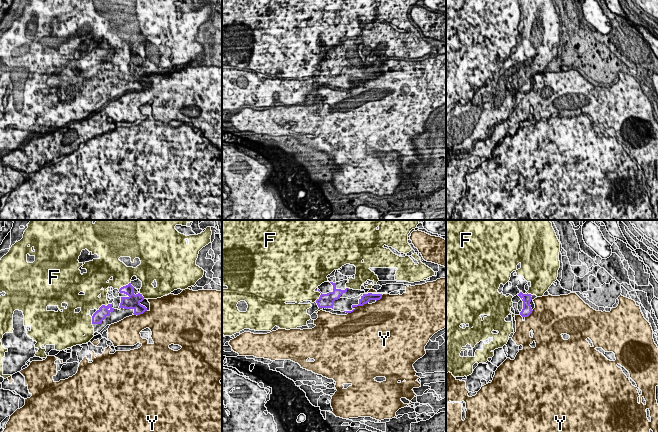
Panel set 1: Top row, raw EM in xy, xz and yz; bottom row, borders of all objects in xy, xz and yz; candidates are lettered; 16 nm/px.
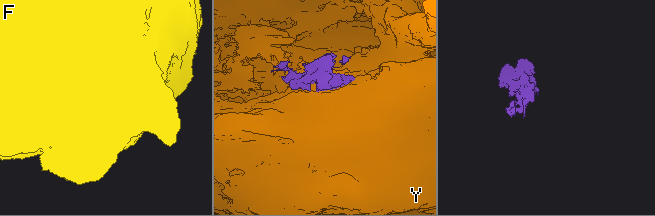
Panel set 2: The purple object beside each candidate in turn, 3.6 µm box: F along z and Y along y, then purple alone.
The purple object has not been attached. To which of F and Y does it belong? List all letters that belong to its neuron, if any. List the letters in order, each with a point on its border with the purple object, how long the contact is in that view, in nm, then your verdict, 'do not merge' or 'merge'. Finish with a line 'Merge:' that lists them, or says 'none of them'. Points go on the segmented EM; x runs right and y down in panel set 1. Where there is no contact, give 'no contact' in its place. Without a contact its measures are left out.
F: xy (102, 305) | 220 nm | merge
Y: xz (357, 305) | 360 nm | do not merge
Merge: F

